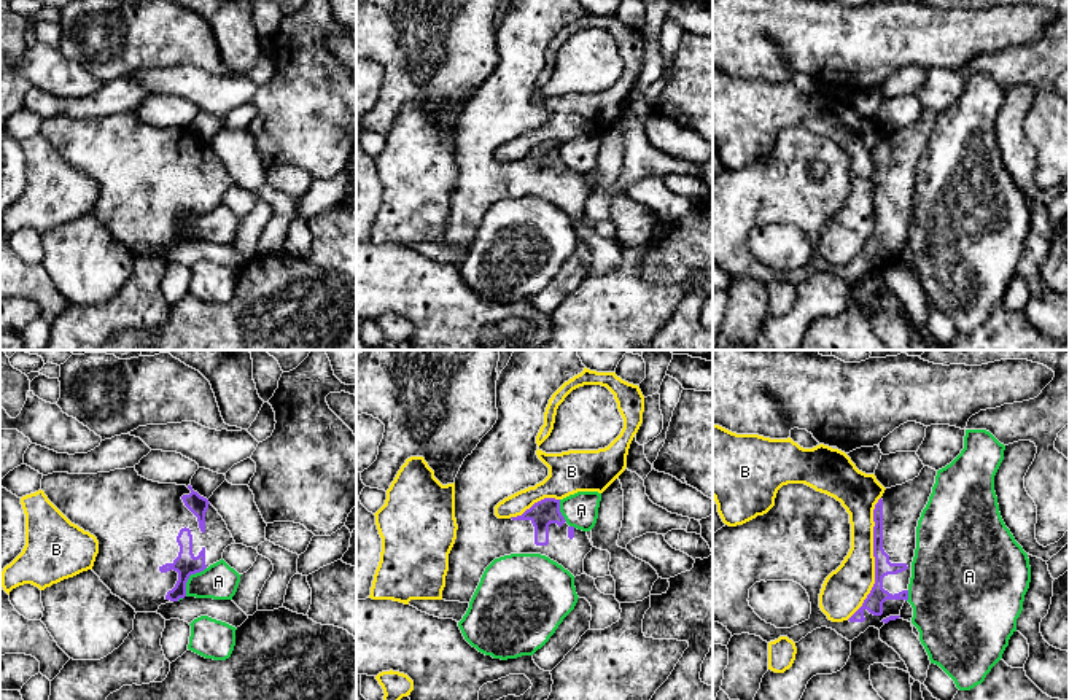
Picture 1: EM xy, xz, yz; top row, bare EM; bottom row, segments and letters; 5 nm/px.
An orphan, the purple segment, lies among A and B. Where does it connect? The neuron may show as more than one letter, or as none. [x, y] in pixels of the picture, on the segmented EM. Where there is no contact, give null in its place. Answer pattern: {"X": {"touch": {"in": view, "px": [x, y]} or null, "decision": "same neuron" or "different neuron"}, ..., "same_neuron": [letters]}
{"A": {"touch": {"in": "xy", "px": [188, 578]}, "decision": "different neuron"}, "B": {"touch": {"in": "yz", "px": [875, 559]}, "decision": "different neuron"}, "same_neuron": []}

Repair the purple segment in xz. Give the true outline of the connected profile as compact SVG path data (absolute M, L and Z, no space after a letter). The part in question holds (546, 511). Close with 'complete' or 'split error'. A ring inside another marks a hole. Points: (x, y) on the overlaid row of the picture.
M514 350L496 380L498 420L468 455L455 477L457 539L449 554L442 600L469 603L485 568L511 554L541 554L562 565L574 578L584 574L584 558L592 550L587 531L569 527L560 512L560 500L544 498L522 515L498 519L495 506L504 498L534 487L549 476L538 458L536 436L552 395L584 371L576 350Z | split error

